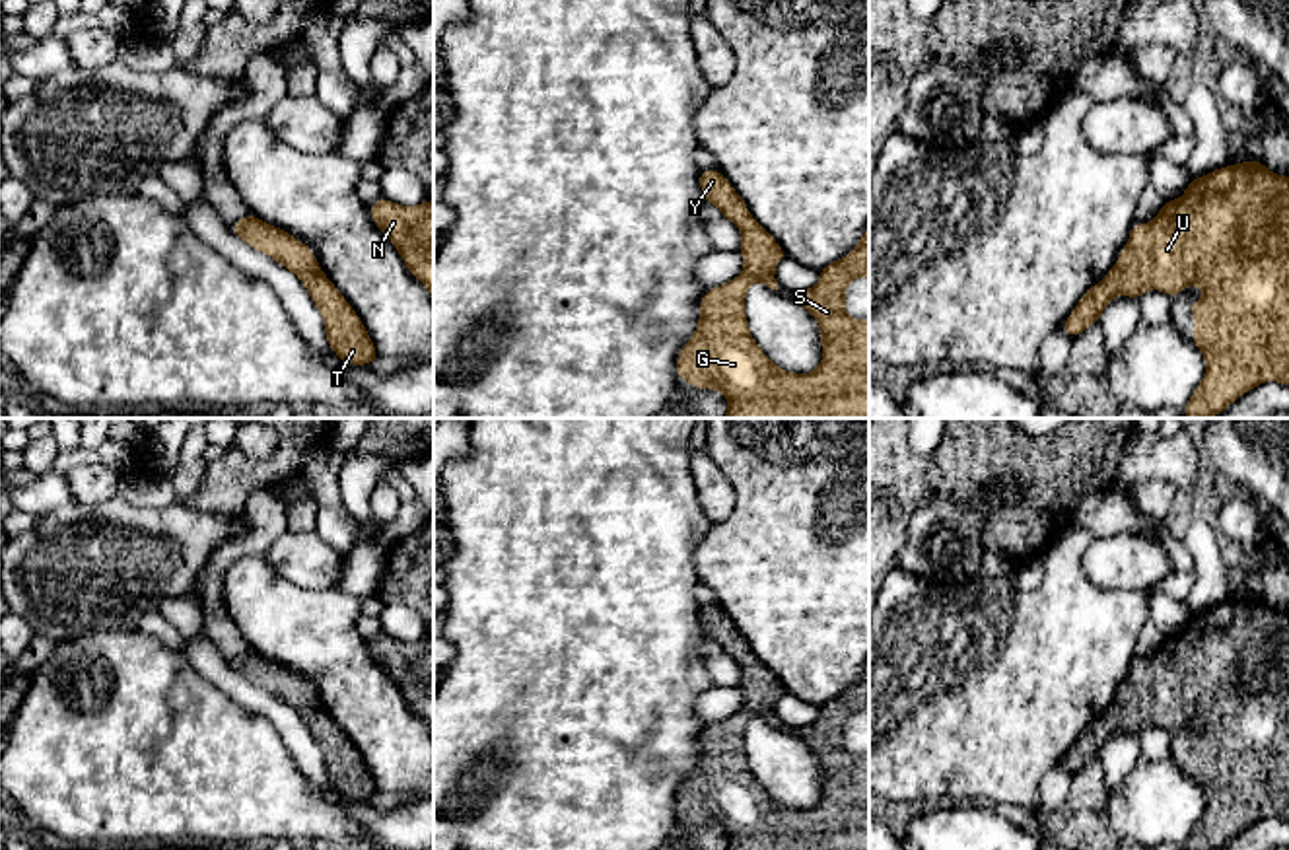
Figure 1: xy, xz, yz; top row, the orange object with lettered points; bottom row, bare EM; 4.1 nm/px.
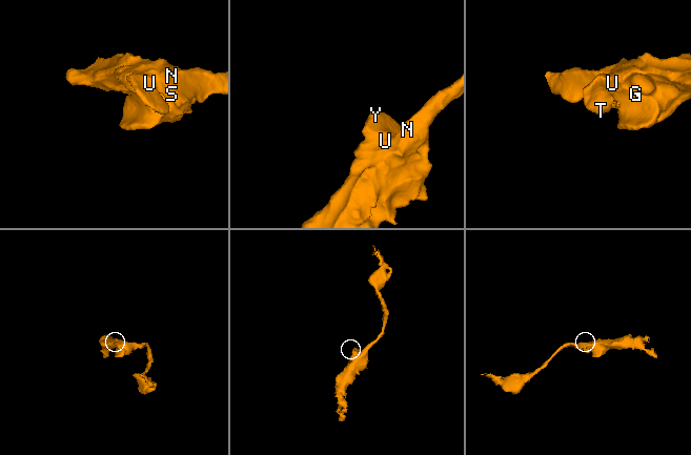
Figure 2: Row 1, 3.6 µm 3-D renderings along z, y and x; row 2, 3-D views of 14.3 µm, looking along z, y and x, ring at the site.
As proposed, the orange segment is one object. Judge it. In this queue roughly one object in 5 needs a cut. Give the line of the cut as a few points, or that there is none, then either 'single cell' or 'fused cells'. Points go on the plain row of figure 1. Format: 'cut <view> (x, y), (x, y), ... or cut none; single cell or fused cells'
cut none; single cell

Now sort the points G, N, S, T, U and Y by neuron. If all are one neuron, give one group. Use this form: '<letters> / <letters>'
G N S T U Y

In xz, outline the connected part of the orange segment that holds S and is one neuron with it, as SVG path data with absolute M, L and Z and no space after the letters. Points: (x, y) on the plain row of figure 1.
M717 605L700 607L700 624L704 636L717 642L723 654L741 665L739 689L745 694L745 706L702 731L696 766L677 792L677 813L690 817L696 825L723 829L729 836L725 850L869 850L869 755L846 751L848 720L854 714L869 714L869 661L852 689L819 706L820 714L815 724L793 729L819 757L822 797L815 807L789 809L754 778L745 751L749 722L762 718L778 726L774 704L787 691L750 652L747 638Z

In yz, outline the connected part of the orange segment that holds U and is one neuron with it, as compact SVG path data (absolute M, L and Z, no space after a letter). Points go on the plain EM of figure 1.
M1250 595L1219 603L1190 617L1186 628L1163 640L1151 659L1135 657L1116 700L1077 737L1062 764L1079 772L1100 755L1118 731L1139 735L1147 726L1176 733L1188 722L1200 722L1203 733L1190 737L1196 755L1194 780L1205 794L1205 811L1184 842L1184 850L1221 850L1231 838L1264 817L1289 821L1289 613L1275 611L1262 597Z

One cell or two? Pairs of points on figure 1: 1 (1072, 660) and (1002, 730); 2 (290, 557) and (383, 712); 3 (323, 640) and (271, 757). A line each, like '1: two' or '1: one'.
1: one
2: two
3: two

